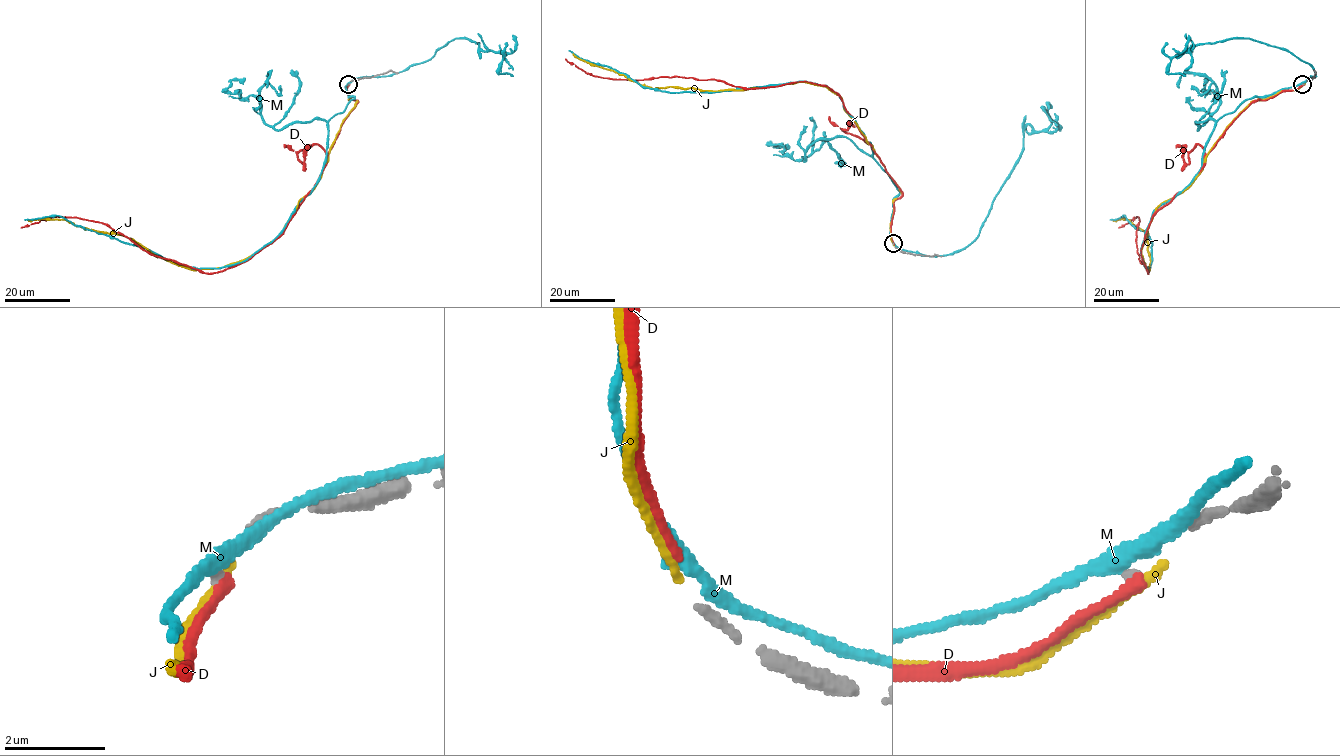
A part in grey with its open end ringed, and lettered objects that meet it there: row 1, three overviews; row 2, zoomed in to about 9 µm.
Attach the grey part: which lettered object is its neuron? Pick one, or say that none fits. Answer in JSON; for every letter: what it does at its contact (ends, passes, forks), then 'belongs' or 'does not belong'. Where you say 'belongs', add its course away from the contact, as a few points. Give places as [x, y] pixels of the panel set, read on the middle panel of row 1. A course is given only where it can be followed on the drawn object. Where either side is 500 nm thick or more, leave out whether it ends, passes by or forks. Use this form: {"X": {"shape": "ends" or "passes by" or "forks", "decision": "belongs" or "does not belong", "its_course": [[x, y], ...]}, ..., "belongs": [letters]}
{"D": {"shape": "ends", "decision": "does not belong"}, "J": {"shape": "ends", "decision": "does not belong"}, "M": {"shape": "passes by", "decision": "does not belong"}, "belongs": []}

